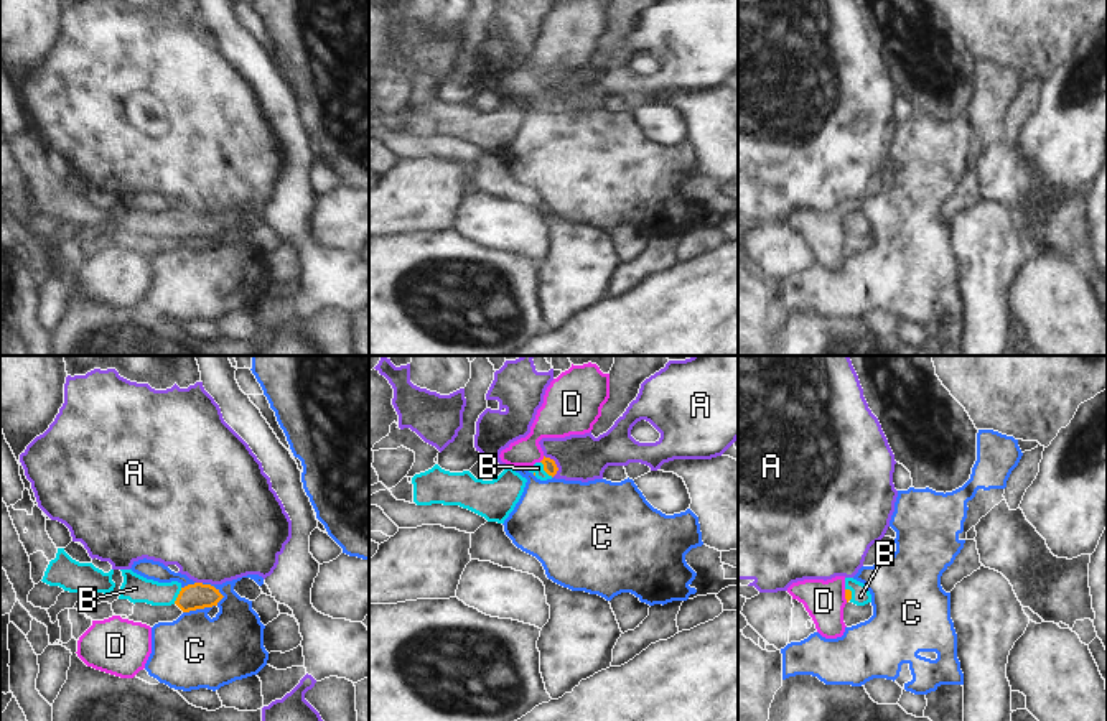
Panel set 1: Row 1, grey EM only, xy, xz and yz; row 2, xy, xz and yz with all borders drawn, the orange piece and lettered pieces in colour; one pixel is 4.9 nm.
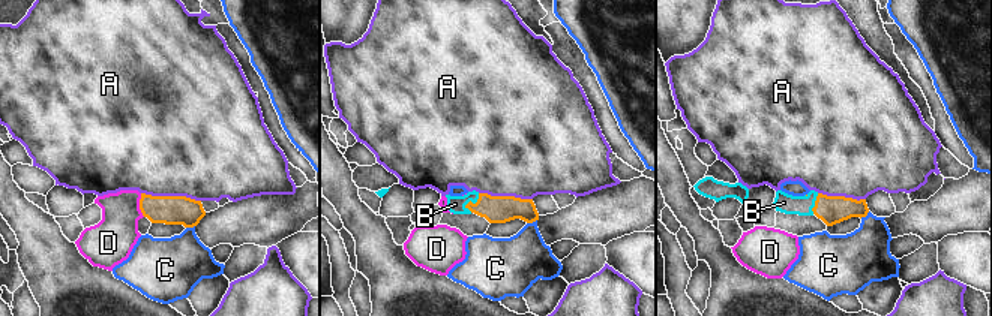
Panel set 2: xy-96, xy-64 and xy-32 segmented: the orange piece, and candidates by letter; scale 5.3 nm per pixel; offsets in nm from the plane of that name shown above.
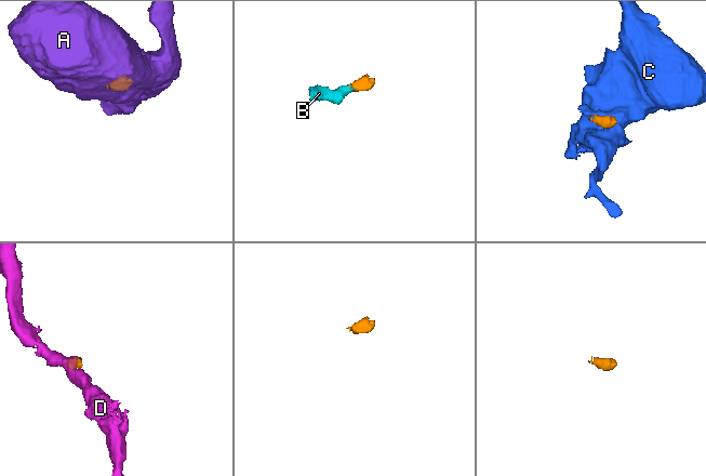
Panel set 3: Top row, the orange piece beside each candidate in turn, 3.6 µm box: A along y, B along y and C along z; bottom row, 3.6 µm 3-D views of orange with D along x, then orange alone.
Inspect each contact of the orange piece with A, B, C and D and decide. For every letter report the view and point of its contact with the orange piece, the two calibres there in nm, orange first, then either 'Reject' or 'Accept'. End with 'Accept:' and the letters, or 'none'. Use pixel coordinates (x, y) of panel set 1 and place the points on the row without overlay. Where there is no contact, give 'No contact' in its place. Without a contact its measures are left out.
A: Touches orange at xz (555, 96). Thickness 70 nm (orange) against 220 nm. Reject
B: Touches orange at xz (544, 101). Thickness 70 nm (orange) against 60 nm. Accept
C: Touches orange at xy (216, 221). Thickness 130 nm (orange) against 280 nm. Reject
D: Touches orange at xz (542, 91). Thickness 70 nm (orange) against 220 nm. Reject
Accept: B

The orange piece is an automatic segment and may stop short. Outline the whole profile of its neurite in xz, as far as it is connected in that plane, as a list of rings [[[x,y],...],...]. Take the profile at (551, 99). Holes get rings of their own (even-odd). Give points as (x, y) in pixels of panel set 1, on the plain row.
[[[544,87],[540,94],[527,97],[527,102],[532,104],[537,110],[547,112],[557,105],[558,99],[554,91]]]

